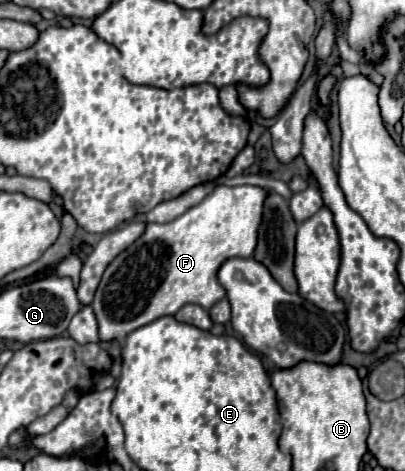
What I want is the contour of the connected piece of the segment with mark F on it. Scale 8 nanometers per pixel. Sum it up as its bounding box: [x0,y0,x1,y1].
[92,186,266,342]

